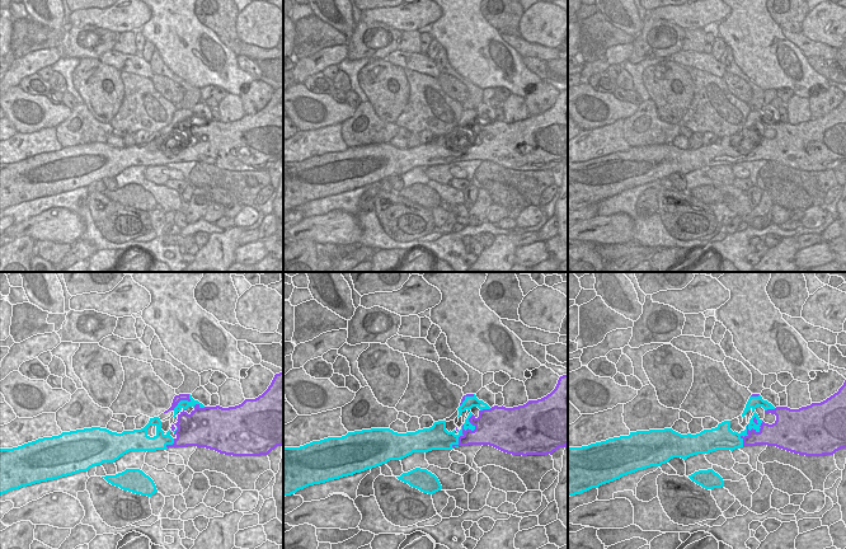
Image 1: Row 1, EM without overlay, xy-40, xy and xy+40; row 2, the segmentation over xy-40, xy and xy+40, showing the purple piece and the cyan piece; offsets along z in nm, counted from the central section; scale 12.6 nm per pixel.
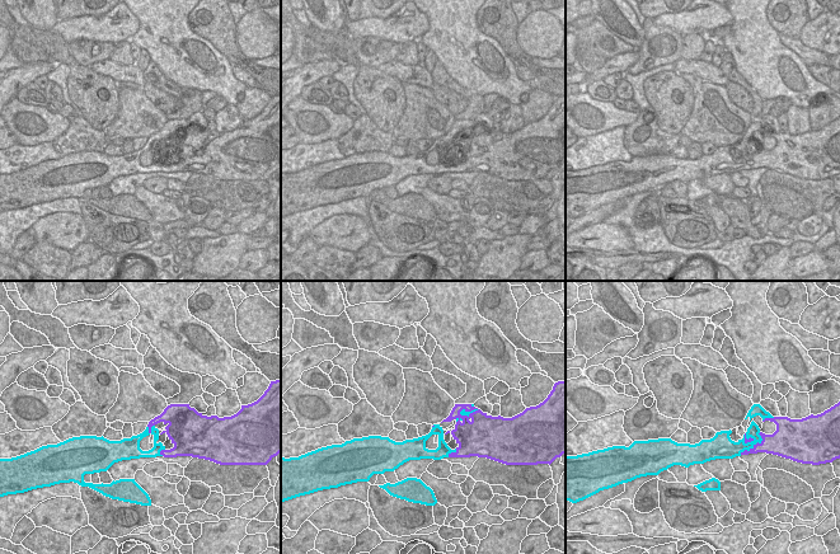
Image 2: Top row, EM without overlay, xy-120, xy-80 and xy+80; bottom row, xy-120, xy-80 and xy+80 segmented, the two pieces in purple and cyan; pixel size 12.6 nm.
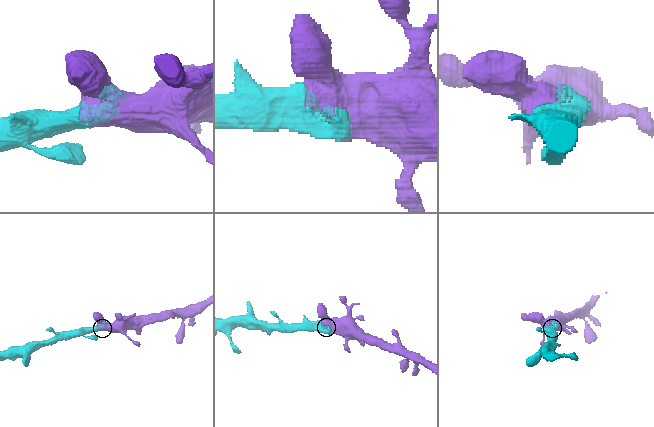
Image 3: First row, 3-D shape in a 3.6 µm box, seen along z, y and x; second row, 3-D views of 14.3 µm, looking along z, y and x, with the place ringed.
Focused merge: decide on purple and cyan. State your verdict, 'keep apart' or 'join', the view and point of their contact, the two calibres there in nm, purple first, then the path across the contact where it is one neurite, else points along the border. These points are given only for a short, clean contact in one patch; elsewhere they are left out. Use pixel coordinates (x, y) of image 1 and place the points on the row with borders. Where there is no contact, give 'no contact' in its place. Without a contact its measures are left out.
join; meets purple in xy+40 at (752, 428); 280 nm thick on the purple side, 90 nm on the other

